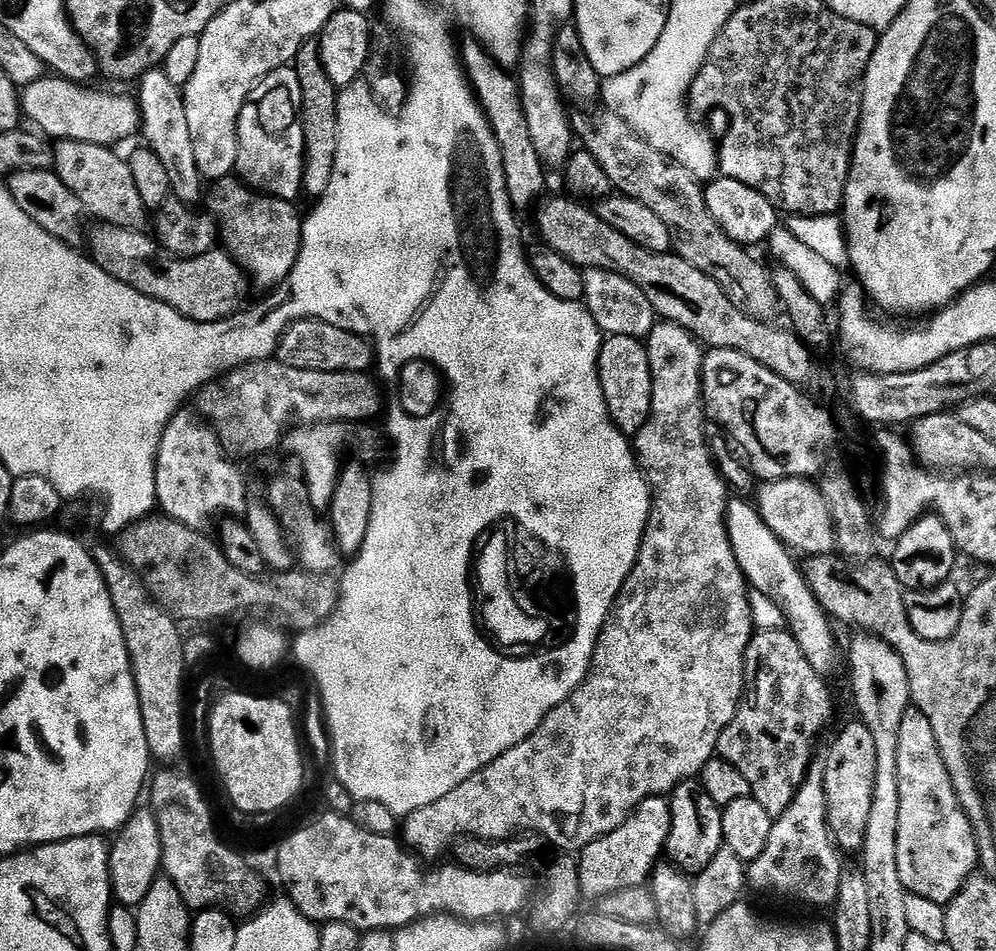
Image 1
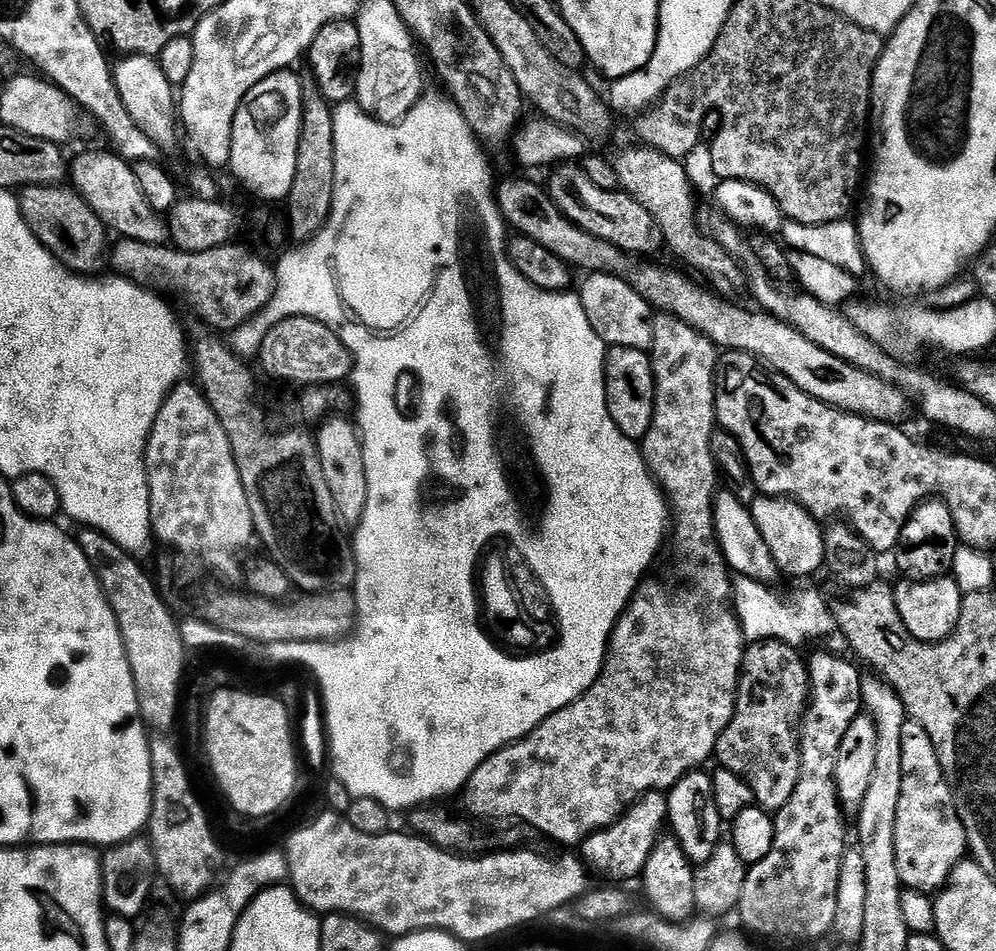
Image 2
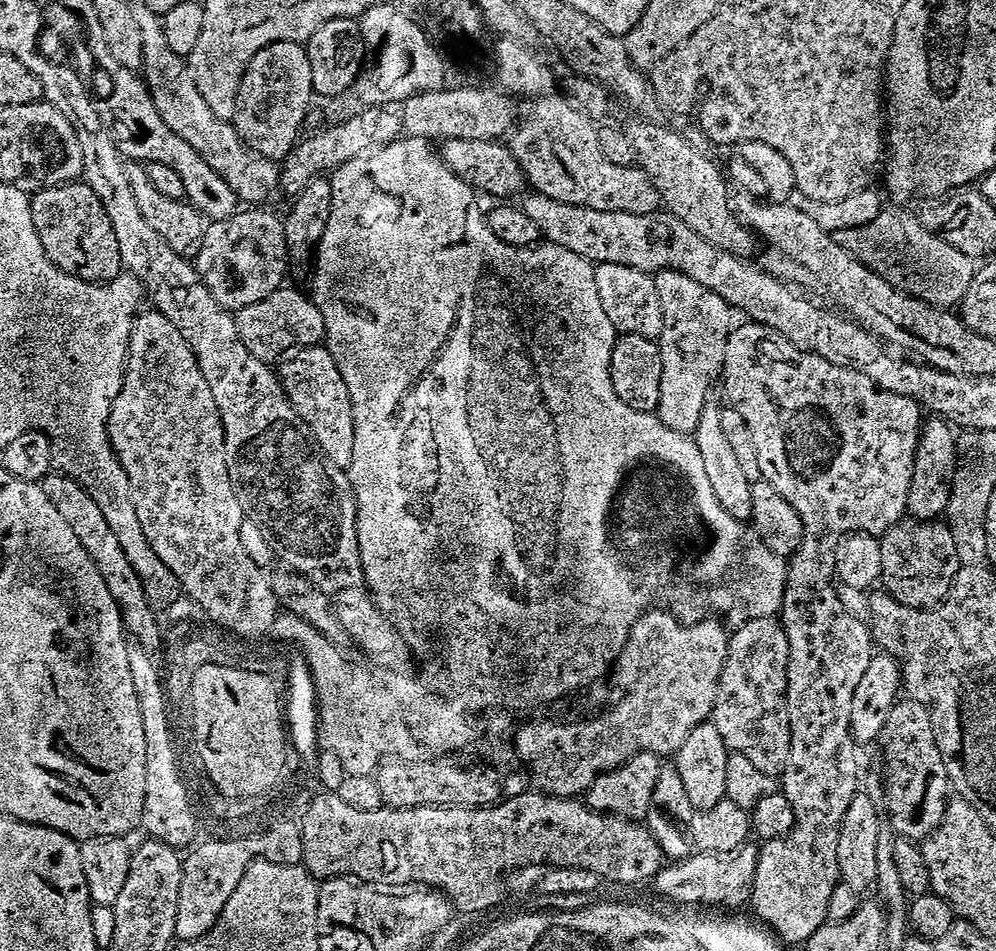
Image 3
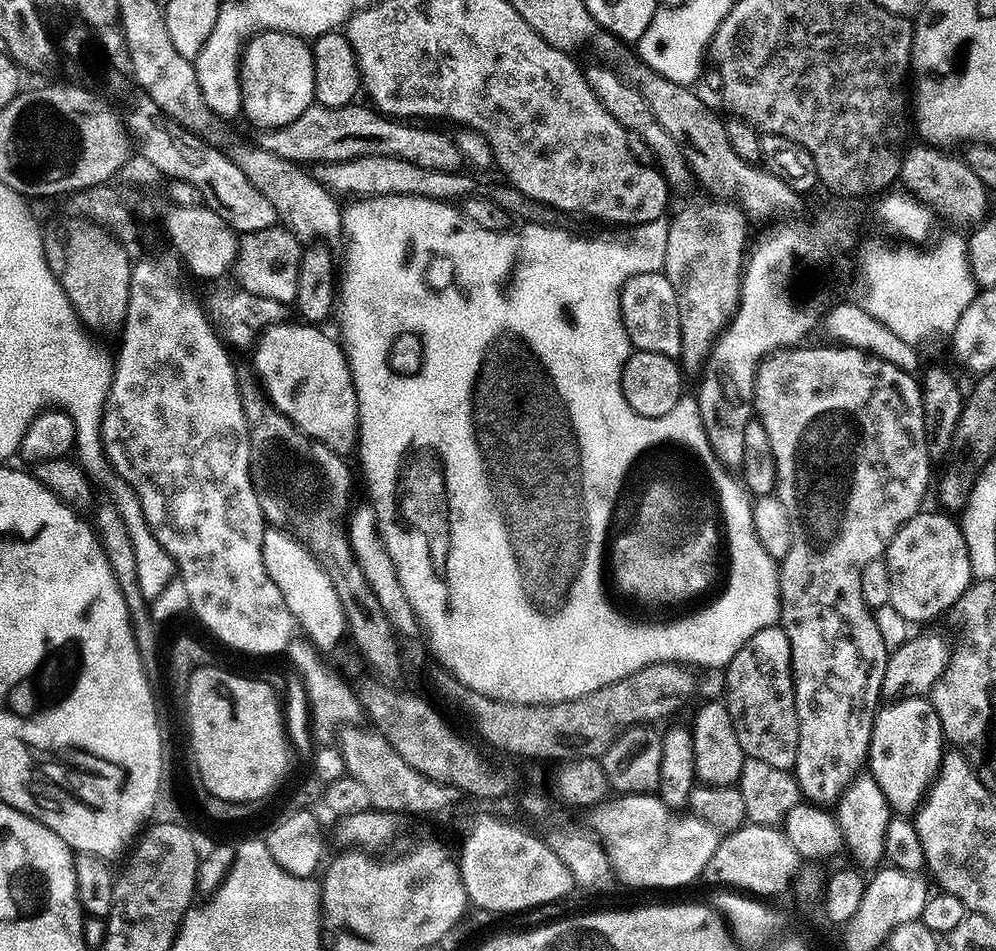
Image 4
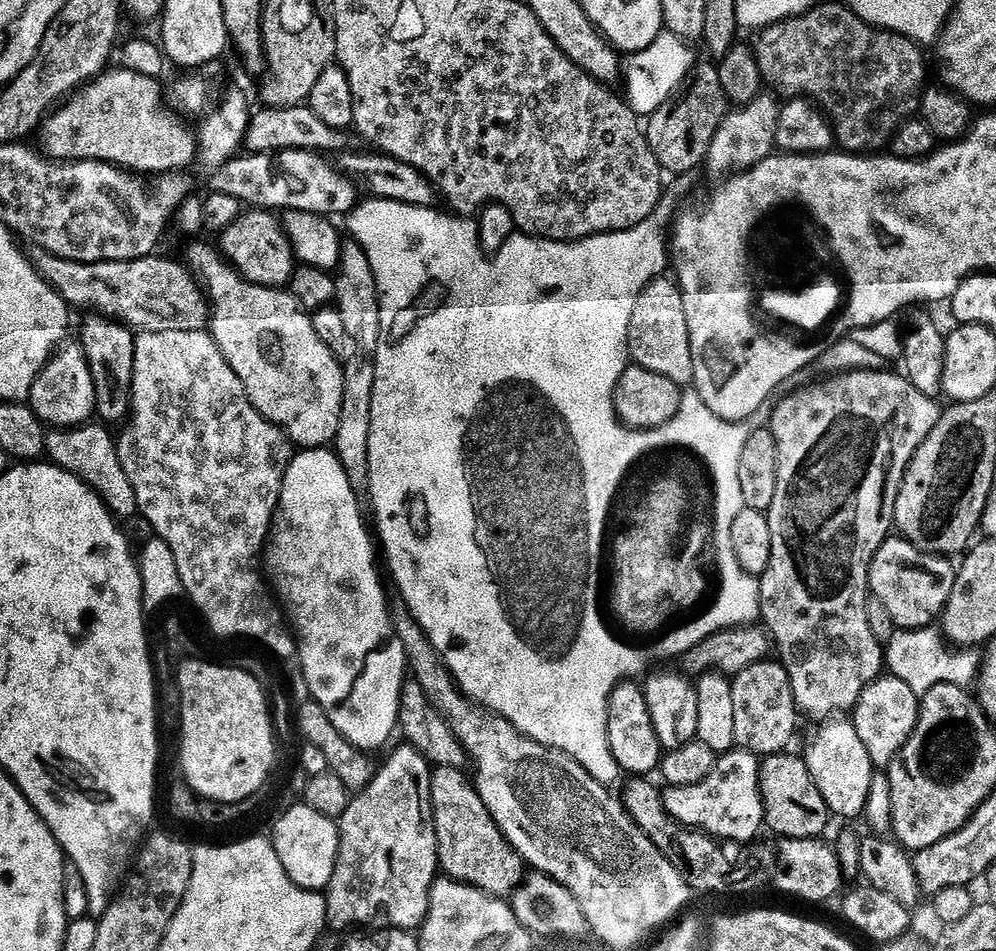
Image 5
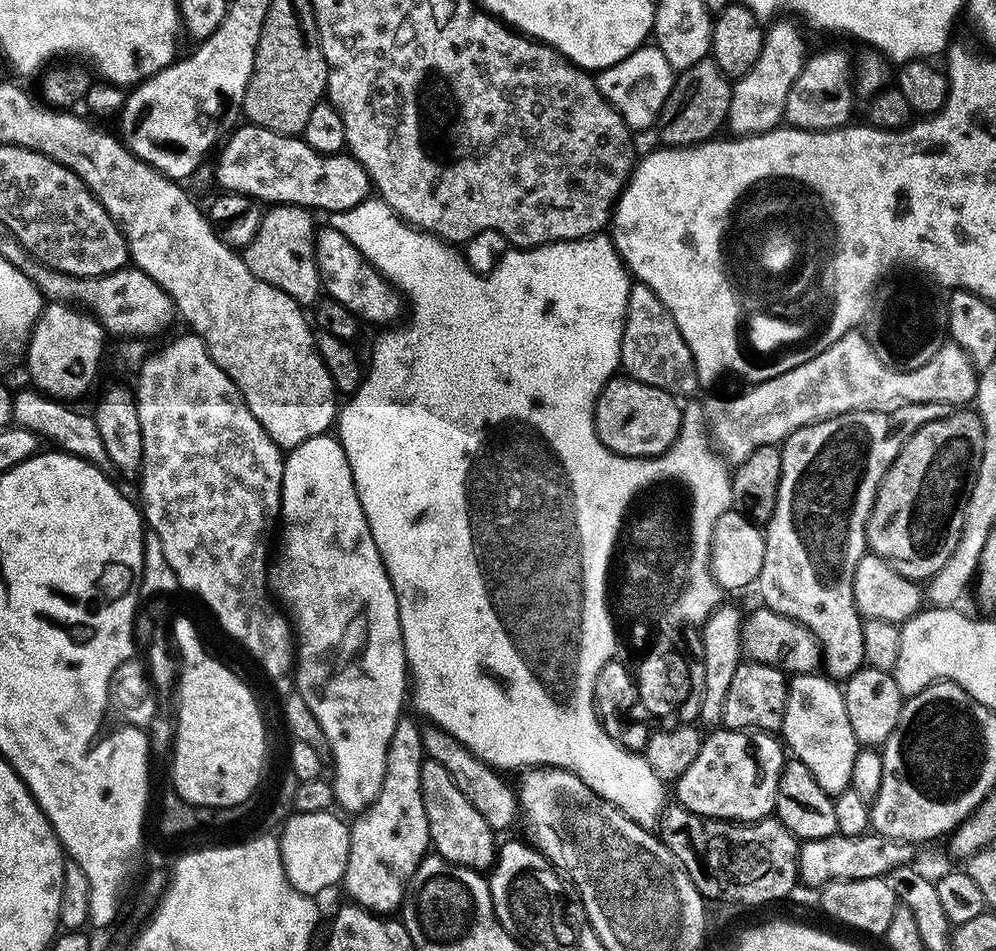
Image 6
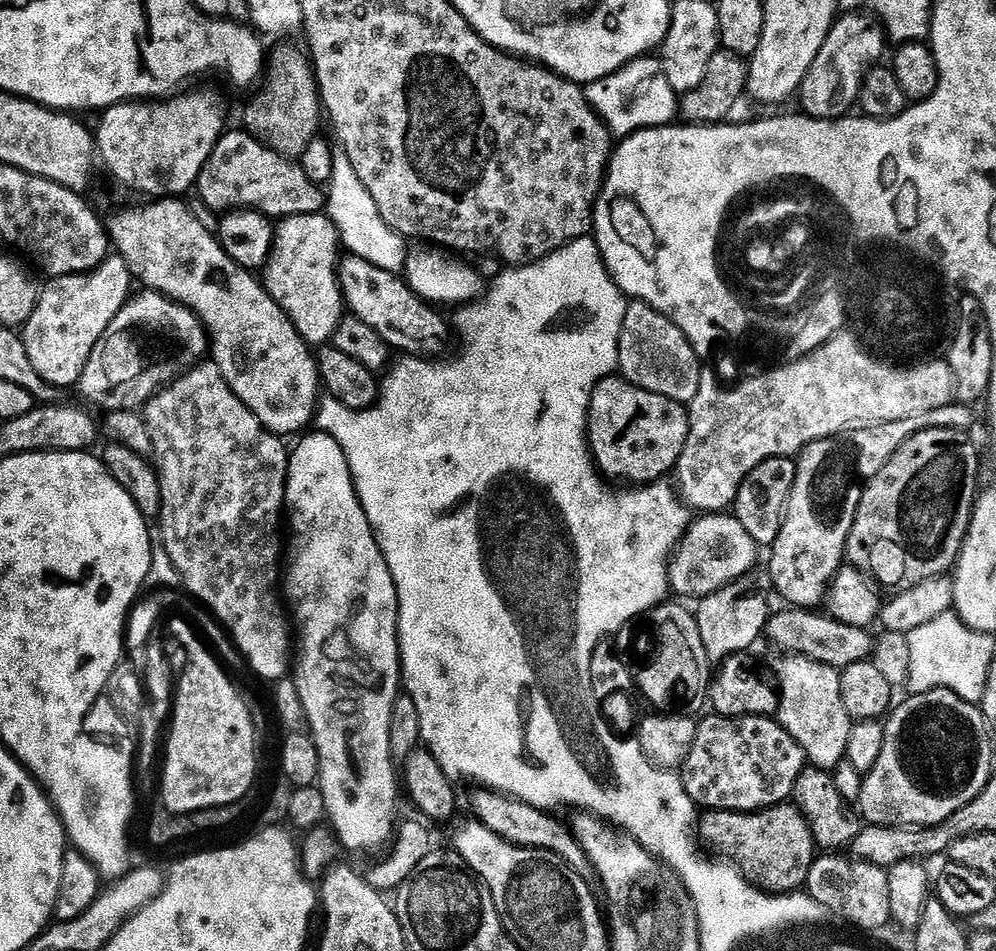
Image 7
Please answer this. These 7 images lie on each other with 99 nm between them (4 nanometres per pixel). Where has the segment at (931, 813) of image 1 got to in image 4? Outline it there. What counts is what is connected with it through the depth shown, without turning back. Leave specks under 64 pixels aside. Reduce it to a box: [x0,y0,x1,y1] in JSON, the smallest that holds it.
[868,698,944,818]

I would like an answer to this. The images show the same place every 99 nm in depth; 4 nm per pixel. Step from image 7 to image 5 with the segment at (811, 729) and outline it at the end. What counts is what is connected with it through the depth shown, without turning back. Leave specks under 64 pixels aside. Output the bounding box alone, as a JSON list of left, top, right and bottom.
[802,721,874,820]

